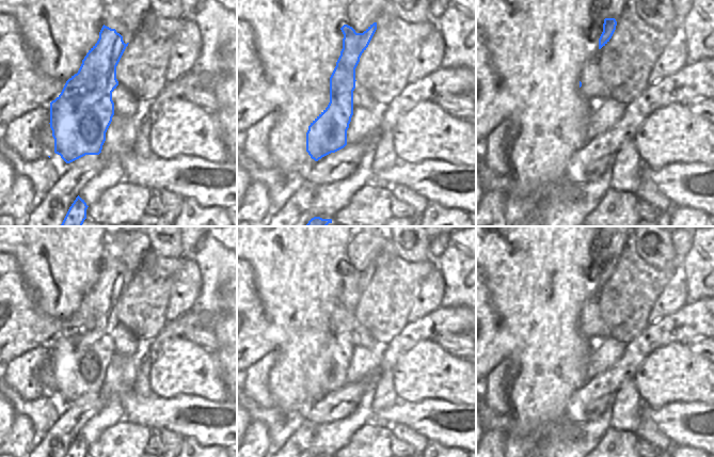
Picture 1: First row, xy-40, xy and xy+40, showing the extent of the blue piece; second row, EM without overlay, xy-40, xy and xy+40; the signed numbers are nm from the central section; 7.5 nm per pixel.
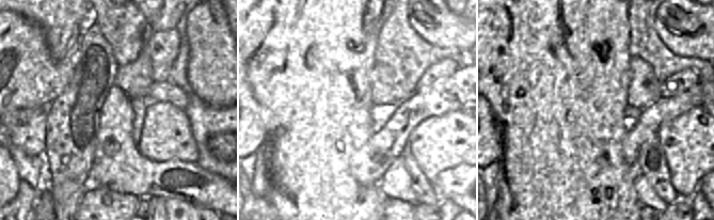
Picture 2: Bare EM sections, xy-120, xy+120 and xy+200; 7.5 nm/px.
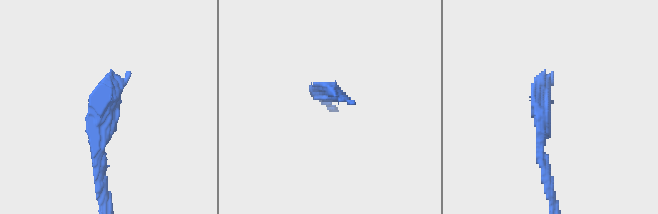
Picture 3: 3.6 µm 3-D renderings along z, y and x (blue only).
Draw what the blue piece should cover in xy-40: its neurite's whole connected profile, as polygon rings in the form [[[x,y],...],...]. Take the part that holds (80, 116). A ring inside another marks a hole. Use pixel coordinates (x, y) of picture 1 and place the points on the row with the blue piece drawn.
[[[102,26],[97,43],[89,50],[77,74],[65,83],[61,94],[50,103],[50,128],[54,139],[54,153],[70,163],[85,155],[99,155],[106,141],[106,132],[114,115],[112,92],[118,85],[116,66],[129,43],[125,44],[123,36],[107,26]]]

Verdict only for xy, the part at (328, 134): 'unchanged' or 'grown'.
unchanged

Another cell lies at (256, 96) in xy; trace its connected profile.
[[[237,19],[237,131],[247,131],[267,114],[276,112],[287,100],[285,92],[265,75],[255,49],[253,28]]]

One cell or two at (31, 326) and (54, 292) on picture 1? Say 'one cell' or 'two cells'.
two cells

